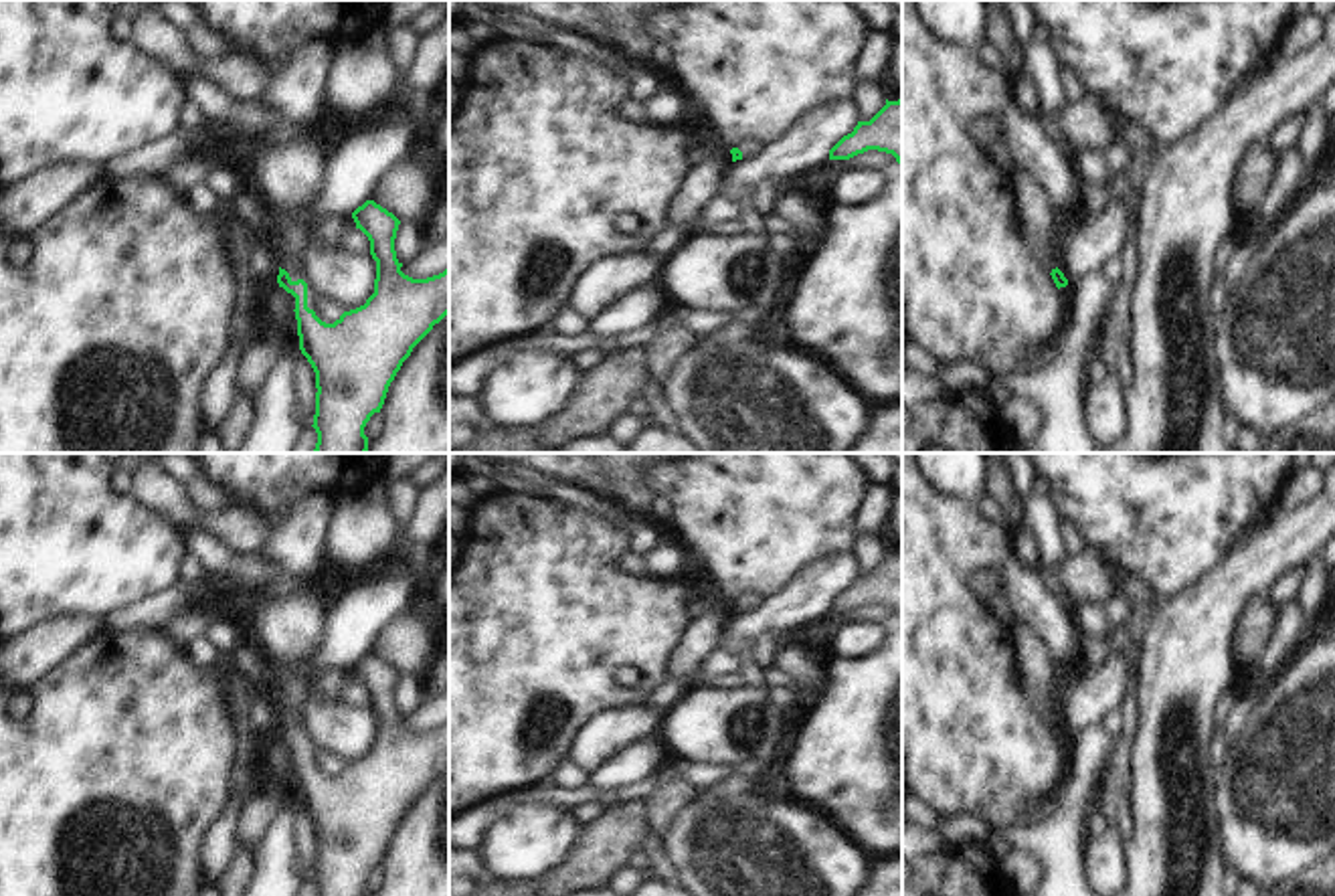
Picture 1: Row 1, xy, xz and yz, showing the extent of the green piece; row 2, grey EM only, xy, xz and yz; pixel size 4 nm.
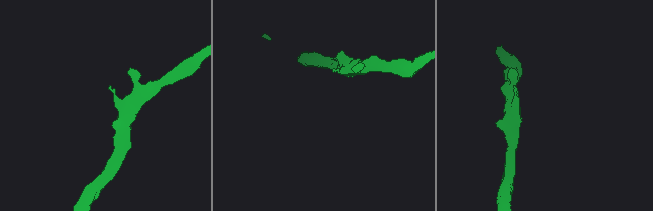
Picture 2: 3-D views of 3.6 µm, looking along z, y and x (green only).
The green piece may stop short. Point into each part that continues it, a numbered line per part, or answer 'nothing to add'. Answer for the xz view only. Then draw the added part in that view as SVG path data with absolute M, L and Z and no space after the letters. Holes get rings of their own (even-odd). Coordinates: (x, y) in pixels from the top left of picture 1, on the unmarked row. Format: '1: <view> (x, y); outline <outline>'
1: xz (749, 601); outline M744 591L744 593L738 593L734 597L734 601L738 601L742 605L742 613L750 613L754 607L759 607L759 603L763 601L763 597L756 595L756 593Z

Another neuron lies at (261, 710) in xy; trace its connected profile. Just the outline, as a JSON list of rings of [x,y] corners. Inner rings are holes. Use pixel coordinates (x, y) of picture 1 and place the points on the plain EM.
[[[253,686],[251,698],[247,706],[251,730],[275,734],[279,728],[279,716],[275,708],[275,700],[271,696],[271,686]]]

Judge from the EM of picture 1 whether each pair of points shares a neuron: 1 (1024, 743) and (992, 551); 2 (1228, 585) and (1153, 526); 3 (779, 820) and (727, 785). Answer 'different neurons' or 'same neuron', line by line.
1: same neuron
2: different neurons
3: different neurons

